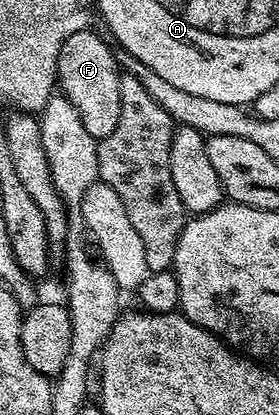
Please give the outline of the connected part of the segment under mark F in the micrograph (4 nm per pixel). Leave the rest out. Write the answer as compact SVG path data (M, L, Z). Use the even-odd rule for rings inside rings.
M92 28L75 31L67 43L63 43L63 51L59 51L57 64L57 85L60 92L79 111L79 119L83 119L83 127L96 141L102 141L119 123L119 83L122 70L113 53L93 34Z

